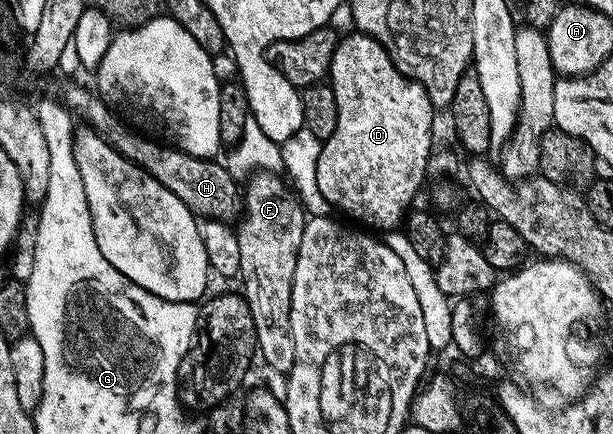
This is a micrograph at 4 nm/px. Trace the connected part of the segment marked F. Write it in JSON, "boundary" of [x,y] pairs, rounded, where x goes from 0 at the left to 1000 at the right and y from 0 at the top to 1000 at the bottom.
{"boundary":[[[419,394],[403,417],[405,429],[400,424],[395,435],[395,507],[383,530],[393,588],[388,638],[398,645],[395,682],[405,696],[408,726],[414,735],[423,829],[431,829],[447,857],[467,864],[480,846],[473,707],[480,615],[493,569],[499,488],[476,426],[455,396]]]}

